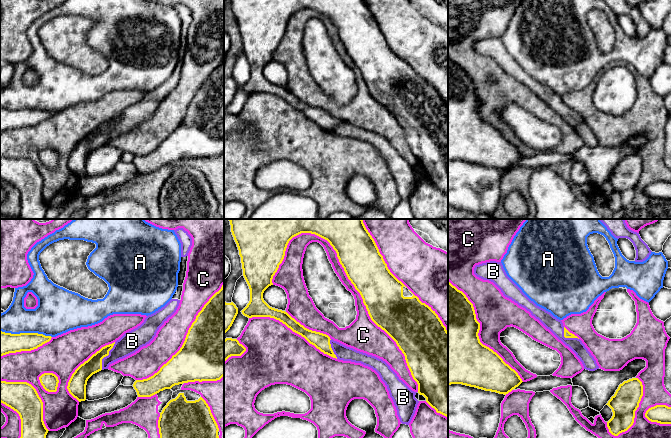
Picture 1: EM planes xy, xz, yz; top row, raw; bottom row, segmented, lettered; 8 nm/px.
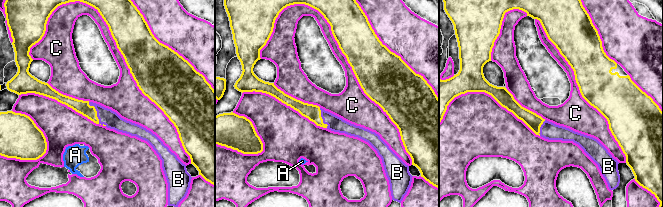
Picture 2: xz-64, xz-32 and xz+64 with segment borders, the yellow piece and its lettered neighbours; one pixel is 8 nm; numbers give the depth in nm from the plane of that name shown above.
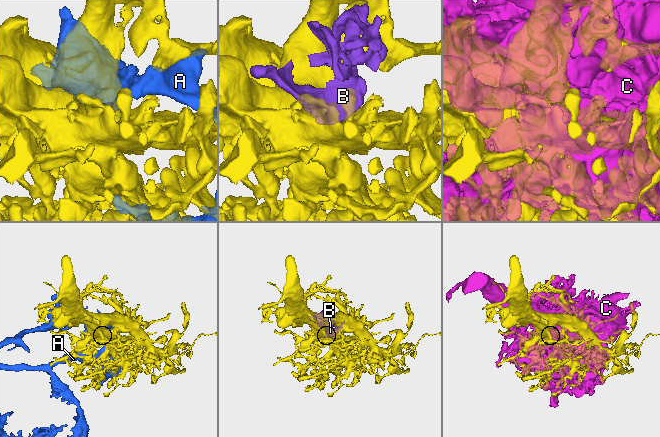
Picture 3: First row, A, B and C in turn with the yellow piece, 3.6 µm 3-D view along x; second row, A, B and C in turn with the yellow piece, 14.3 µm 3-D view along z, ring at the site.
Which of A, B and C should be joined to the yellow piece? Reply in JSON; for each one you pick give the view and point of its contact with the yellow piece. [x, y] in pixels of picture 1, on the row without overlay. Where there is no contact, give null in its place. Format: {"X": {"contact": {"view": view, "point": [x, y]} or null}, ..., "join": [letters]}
{"B": {"contact": {"view": "xy", "point": [106, 131]}}, "join": ["B"]}

